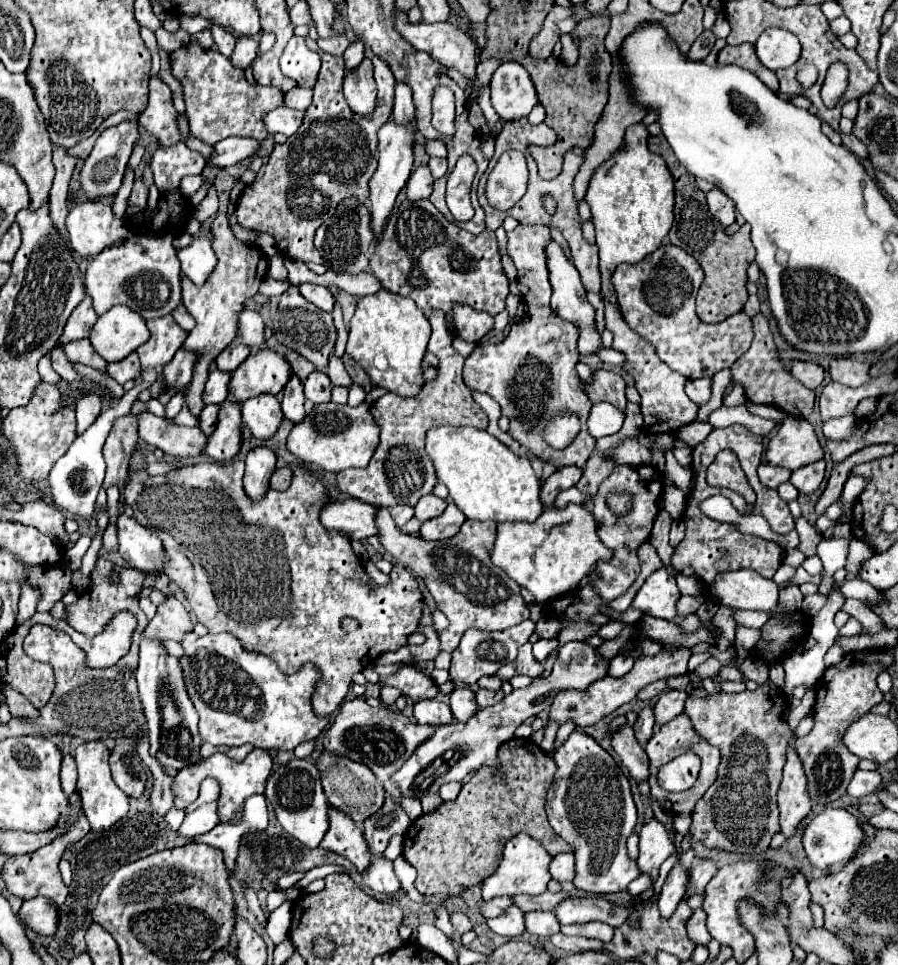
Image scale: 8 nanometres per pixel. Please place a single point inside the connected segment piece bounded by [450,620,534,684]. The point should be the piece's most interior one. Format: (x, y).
(472, 659)

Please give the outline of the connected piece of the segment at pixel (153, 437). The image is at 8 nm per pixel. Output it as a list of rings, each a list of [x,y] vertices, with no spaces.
[[[150,412],[136,414],[136,420],[140,440],[154,448],[160,448],[172,458],[198,456],[206,444],[206,436],[200,432],[198,426],[178,426],[174,424],[174,420],[160,418]]]

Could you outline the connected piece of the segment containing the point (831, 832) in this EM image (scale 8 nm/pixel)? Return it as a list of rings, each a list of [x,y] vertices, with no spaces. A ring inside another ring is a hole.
[[[826,808],[822,810],[804,830],[804,850],[808,854],[808,860],[812,866],[816,866],[822,872],[840,870],[846,862],[852,860],[852,856],[858,854],[866,834],[858,820],[858,816],[850,814],[844,808]]]

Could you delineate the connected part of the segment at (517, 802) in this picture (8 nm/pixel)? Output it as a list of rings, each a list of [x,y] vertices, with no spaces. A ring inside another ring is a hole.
[[[512,738],[498,750],[498,770],[480,766],[476,776],[466,782],[454,802],[440,804],[432,814],[422,814],[404,834],[402,856],[418,870],[414,882],[424,896],[458,896],[468,888],[482,886],[488,874],[500,864],[504,846],[520,832],[536,838],[552,856],[570,852],[572,846],[552,830],[546,818],[546,794],[556,774],[556,762],[540,746],[524,738]]]

